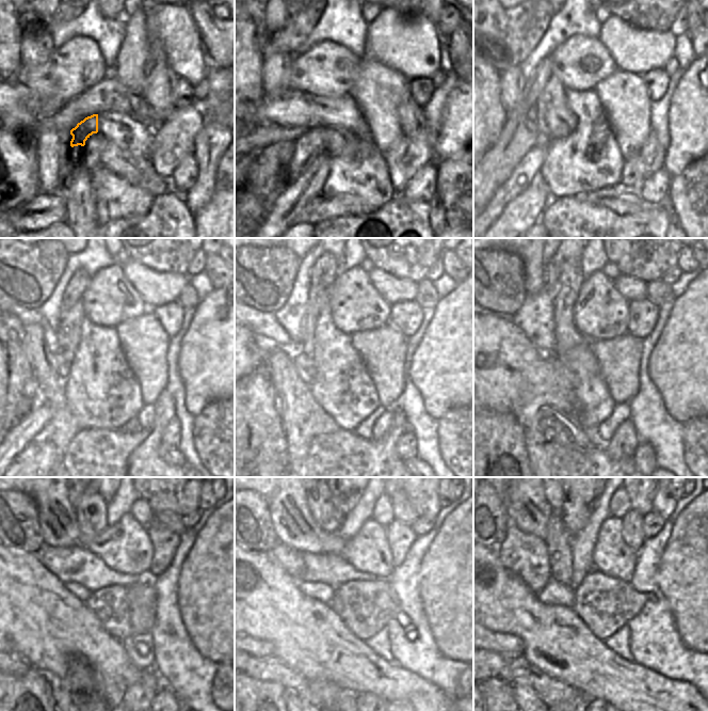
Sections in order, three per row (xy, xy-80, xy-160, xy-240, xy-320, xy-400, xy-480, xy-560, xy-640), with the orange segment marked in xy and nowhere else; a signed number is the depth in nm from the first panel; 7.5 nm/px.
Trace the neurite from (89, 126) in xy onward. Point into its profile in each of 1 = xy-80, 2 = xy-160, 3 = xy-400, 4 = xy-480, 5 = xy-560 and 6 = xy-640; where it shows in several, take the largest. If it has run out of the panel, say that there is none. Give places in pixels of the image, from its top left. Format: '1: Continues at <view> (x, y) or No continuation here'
1: Continues at xy-80 (310, 144)
2: Continues at xy-160 (520, 178)
3: No continuation here
4: No continuation here
5: No continuation here
6: No continuation here

